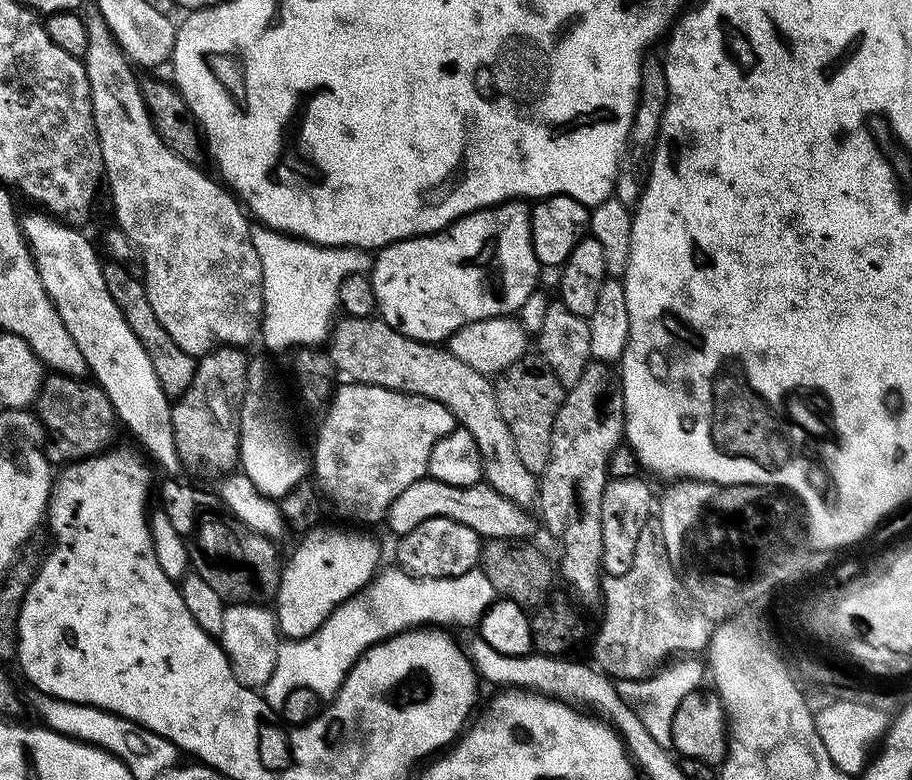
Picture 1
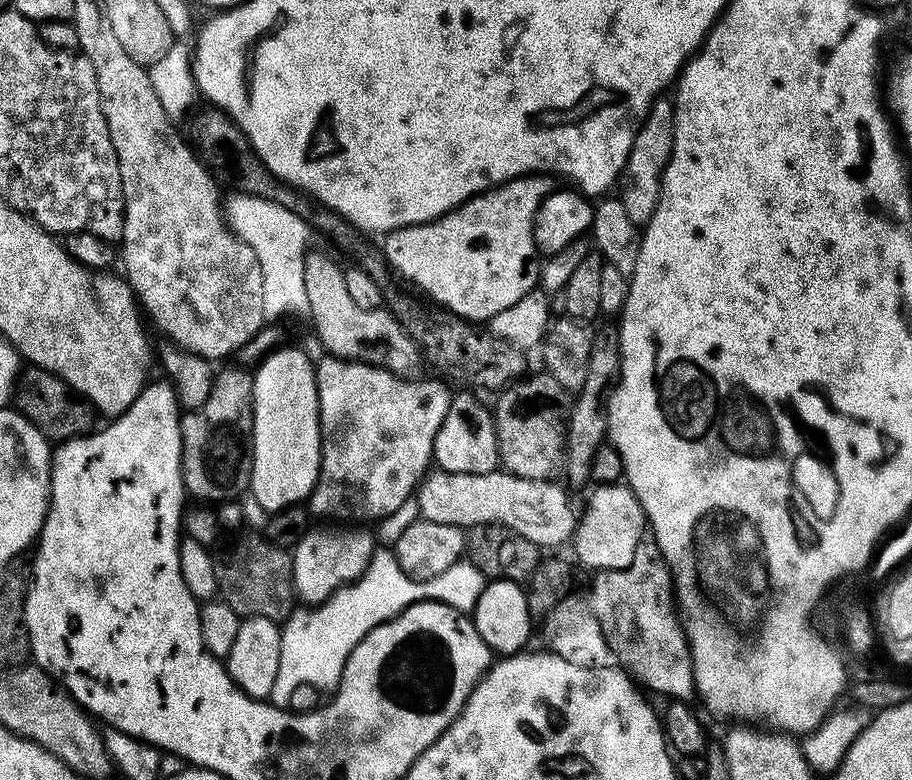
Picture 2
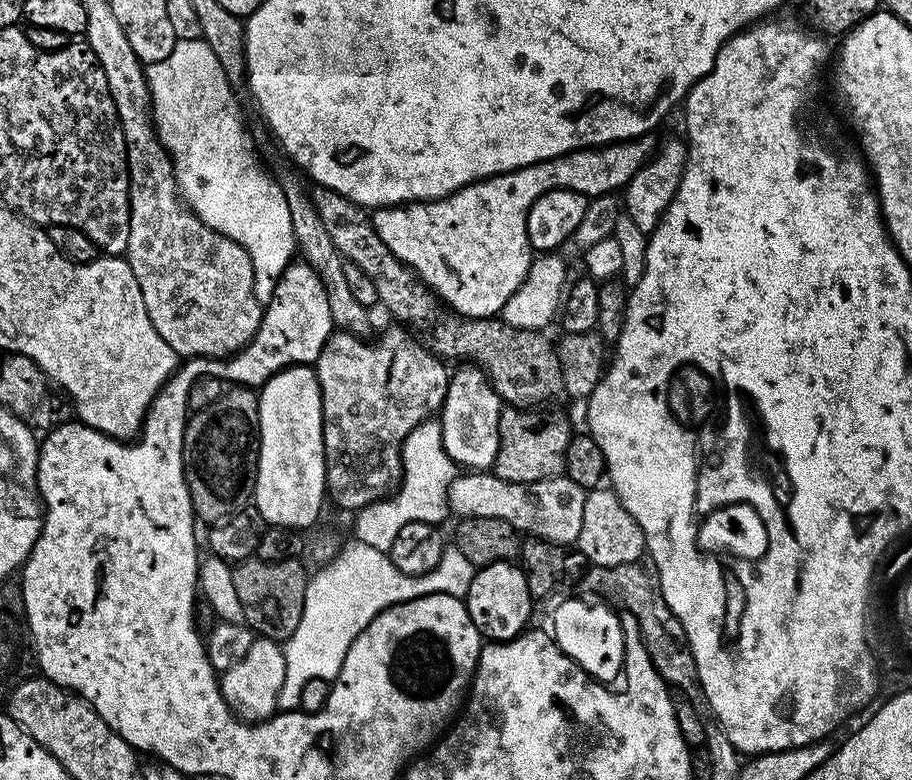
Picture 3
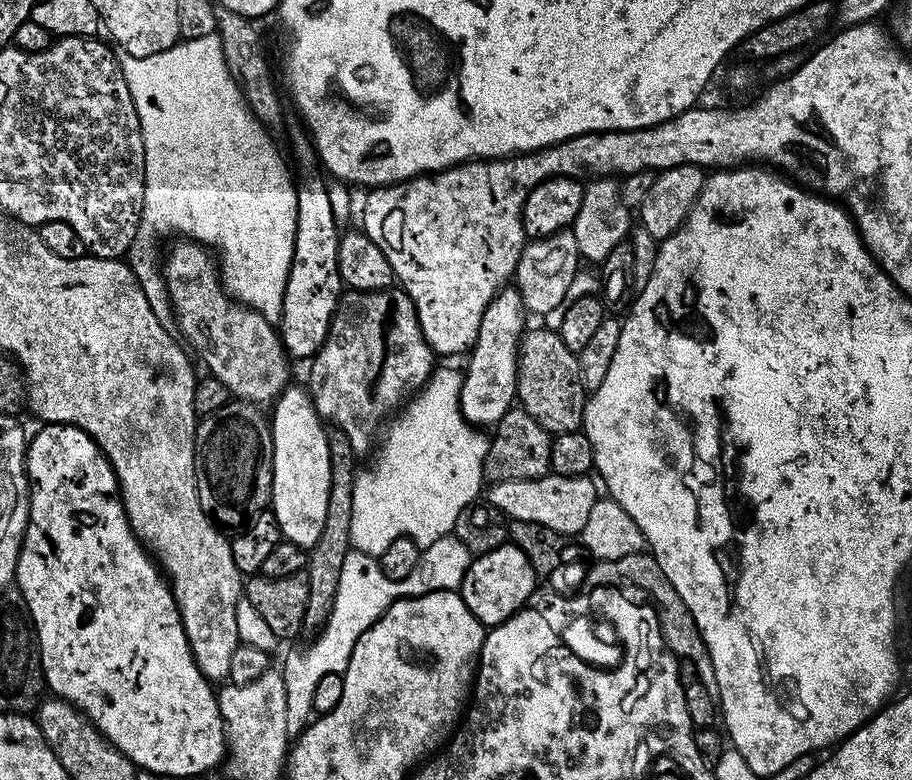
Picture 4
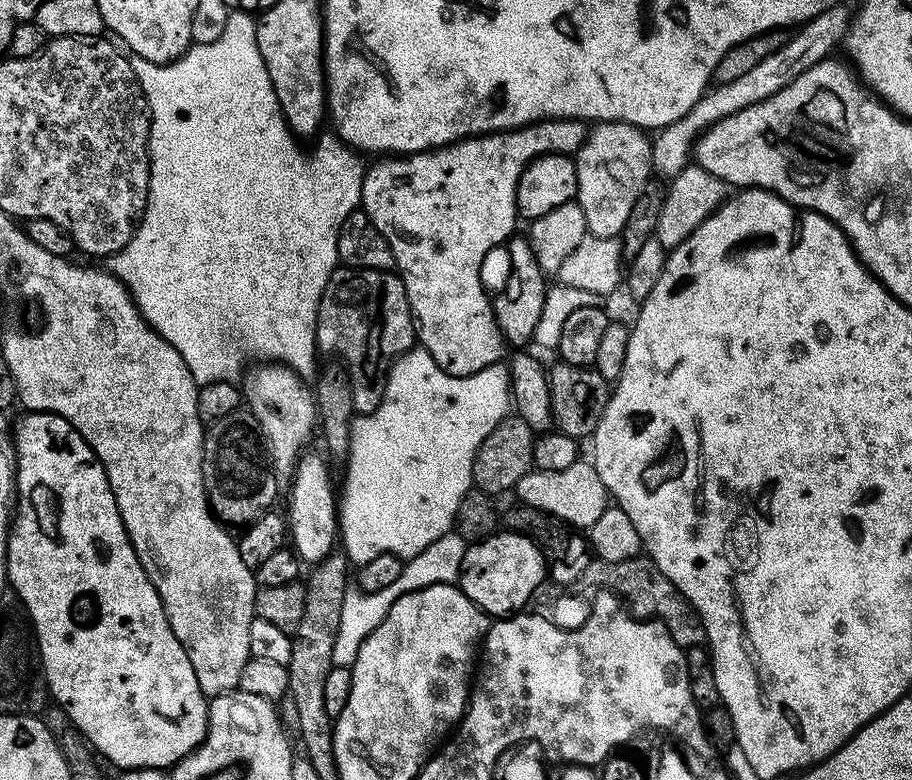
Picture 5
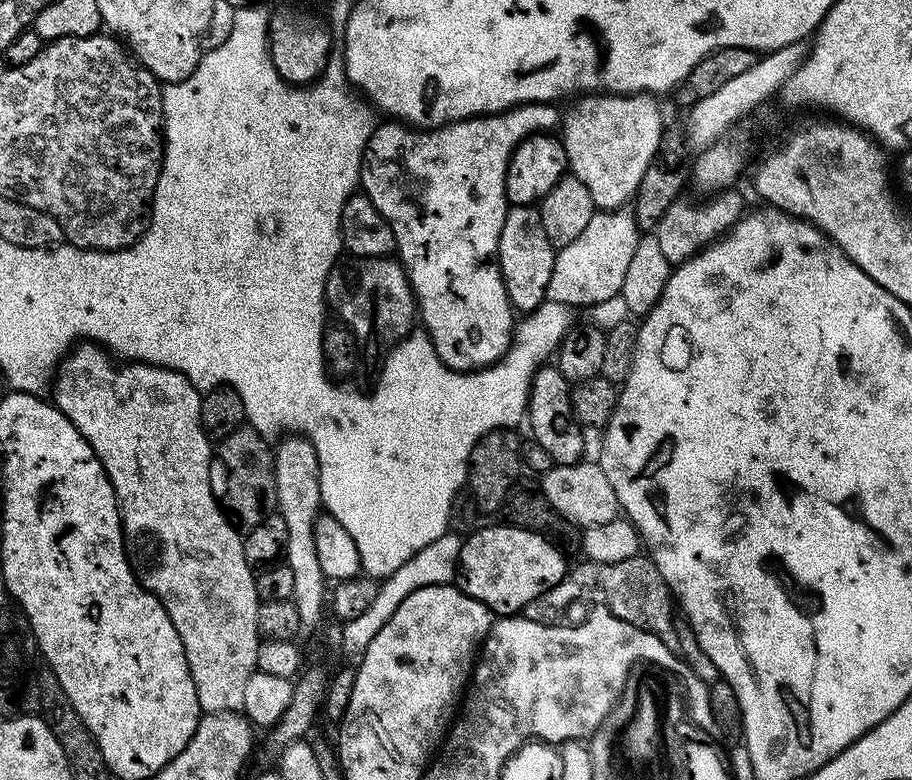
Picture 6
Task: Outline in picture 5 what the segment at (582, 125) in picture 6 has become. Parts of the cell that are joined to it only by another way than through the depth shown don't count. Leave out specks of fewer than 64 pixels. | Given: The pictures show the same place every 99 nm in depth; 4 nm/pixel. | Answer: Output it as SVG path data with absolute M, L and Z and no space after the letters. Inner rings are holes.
M617 120L600 122L593 128L596 129L585 135L584 145L574 153L578 170L575 201L582 206L582 214L586 214L589 236L616 238L621 235L635 202L649 187L653 141L645 129Z

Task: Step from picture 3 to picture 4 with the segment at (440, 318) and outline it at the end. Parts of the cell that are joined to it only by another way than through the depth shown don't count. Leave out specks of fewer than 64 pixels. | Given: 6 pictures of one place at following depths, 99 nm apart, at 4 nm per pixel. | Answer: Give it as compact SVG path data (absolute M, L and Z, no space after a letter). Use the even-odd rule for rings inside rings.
M529 327L521 336L516 364L517 401L551 436L570 436L584 423L586 389L579 375L577 355L566 346L559 331Z

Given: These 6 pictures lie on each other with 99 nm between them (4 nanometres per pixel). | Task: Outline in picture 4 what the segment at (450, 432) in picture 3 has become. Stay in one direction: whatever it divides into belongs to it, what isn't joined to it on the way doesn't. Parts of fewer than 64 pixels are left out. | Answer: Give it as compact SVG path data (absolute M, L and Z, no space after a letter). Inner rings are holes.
M505 286L486 306L478 326L476 343L467 353L468 369L463 369L461 386L461 413L473 426L494 426L513 407L517 399L516 364L521 336L526 331L526 309L519 290Z

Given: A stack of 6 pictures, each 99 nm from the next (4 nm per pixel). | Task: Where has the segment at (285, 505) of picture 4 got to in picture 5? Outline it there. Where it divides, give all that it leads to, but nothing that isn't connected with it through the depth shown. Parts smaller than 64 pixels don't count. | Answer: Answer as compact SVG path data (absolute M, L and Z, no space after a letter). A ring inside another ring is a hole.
M305 451L300 463L296 465L290 481L292 493L288 496L288 512L286 511L291 547L304 562L323 560L338 544L338 496L337 493L332 493L328 468L324 465L325 457L312 451Z

